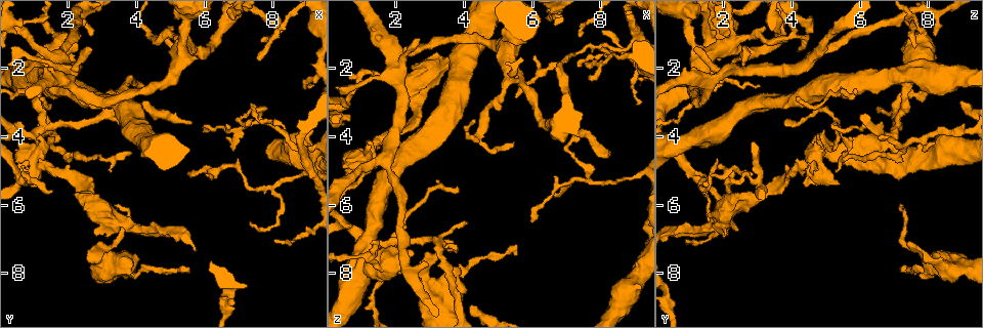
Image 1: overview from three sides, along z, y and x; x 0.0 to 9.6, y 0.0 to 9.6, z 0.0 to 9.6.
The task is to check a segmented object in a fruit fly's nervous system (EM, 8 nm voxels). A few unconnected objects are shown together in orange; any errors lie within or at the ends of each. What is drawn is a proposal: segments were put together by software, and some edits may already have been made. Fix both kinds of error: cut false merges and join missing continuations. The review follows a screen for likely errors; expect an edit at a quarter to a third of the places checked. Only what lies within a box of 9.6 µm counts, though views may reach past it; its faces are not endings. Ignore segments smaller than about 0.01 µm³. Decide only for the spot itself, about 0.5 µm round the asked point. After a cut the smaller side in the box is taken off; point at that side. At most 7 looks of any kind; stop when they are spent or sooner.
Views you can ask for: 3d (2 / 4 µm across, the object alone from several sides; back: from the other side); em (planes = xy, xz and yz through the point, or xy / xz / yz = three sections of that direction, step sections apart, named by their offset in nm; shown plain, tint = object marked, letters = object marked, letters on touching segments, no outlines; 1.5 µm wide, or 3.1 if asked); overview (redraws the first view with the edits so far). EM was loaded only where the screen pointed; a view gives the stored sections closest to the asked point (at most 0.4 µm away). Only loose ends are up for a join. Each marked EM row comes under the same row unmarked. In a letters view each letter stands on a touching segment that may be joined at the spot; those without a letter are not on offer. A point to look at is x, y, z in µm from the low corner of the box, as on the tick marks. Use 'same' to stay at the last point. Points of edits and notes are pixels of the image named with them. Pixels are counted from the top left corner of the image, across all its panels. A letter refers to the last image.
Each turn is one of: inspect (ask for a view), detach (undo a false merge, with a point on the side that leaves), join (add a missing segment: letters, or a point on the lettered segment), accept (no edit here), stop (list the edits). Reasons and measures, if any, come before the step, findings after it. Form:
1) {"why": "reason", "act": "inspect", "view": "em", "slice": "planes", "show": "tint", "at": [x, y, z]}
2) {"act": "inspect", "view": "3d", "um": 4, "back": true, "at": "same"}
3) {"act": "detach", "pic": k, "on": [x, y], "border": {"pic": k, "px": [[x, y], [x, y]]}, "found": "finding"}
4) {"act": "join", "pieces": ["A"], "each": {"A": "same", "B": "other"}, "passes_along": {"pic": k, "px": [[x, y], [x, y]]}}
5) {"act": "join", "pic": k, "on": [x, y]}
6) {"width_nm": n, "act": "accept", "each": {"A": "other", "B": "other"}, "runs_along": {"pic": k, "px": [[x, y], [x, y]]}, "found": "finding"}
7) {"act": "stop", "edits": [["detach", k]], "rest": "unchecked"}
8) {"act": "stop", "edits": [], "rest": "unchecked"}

{"why": "free end", "act": "inspect", "view": "em", "slice": "xy", "step": 8, "show": "letters", "at": [4.20, 2.95, 8.95]}

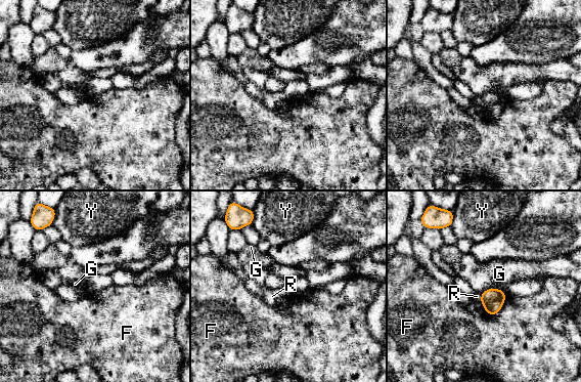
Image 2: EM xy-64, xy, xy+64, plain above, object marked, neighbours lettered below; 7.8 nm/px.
{"width_nm": 180, "act": "accept", "each": {"F": "other", "G": "other", "R": "other", "Y": "other"}, "found": "none of them fits"}

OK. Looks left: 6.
{"why": "branch stops here", "act": "inspect", "view": "em", "slice": "planes", "show": "tint", "at": [1.10, 4.05, 4.80]}

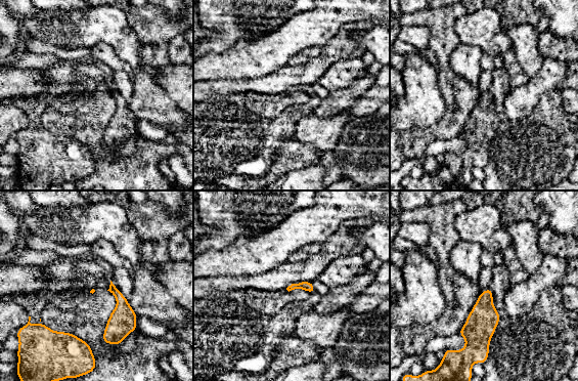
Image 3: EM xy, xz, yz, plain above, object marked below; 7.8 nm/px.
{"why": "see the neighbours", "act": "inspect", "view": "em", "slice": "planes", "show": "letters", "at": "same"}

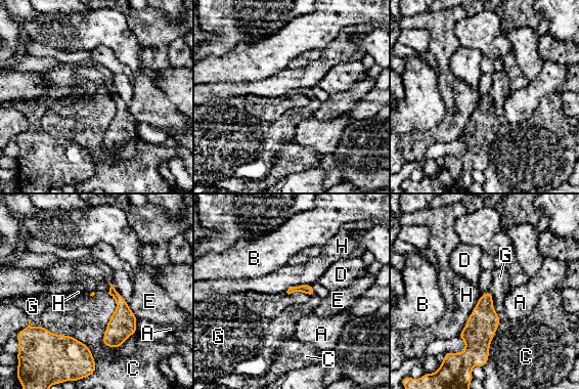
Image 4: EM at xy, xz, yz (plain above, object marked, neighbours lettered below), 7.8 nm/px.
{"act": "join", "pieces": ["G"], "each": {"A": "other", "B": "other", "C": "other", "D": "other", "E": "other", "G": "same", "H": "other"}, "found": "it goes on there"}

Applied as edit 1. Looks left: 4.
{"why": "see it whole again", "act": "inspect", "view": "overview"}

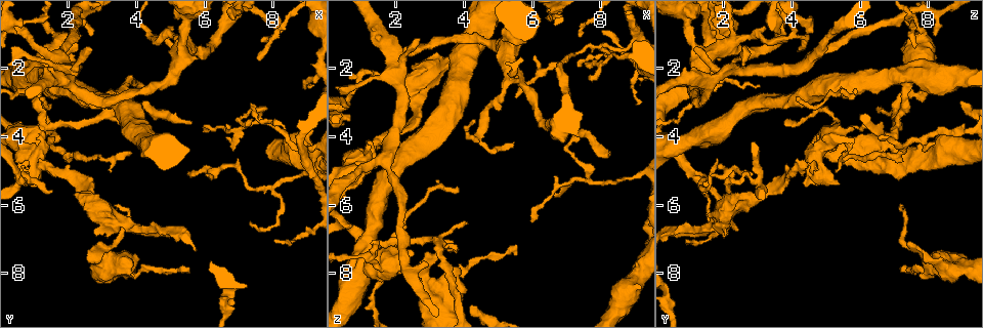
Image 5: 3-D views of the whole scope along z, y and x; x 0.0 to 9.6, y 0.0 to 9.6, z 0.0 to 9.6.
{"why": "thick turns thin", "act": "inspect", "view": "3d", "um": 4, "at": [8.30, 0.65, 1.60]}

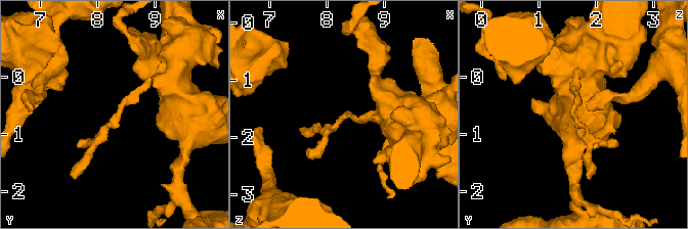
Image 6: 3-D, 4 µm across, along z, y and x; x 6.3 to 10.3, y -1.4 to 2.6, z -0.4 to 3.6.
{"why": "need the tissue", "act": "inspect", "view": "em", "slice": "xy", "step": 8, "show": "tint", "at": [8.35, 0.70, 1.65]}

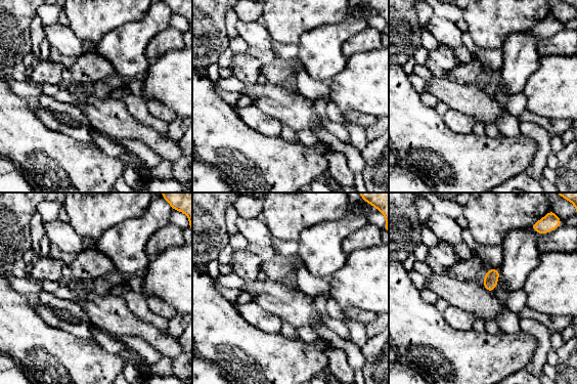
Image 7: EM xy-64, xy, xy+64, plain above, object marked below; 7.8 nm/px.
{"why": "another direction", "act": "inspect", "view": "em", "slice": "planes", "show": "letters", "at": "same"}

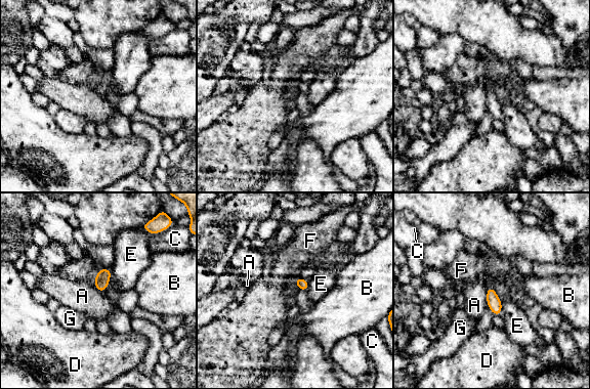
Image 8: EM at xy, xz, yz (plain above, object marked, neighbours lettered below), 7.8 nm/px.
{"width_nm": 90, "act": "accept", "each": {"A": "other", "B": "other", "C": "other", "D": "other", "E": "other", "F": "other", "G": "other"}, "border": {"pic": 8, "px": [[501, 300], [501, 312], [499, 314]]}, "found": "all the same neuron"}

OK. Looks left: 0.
{"act": "stop", "edits": [["join", 4]], "rest": "unchecked"}

